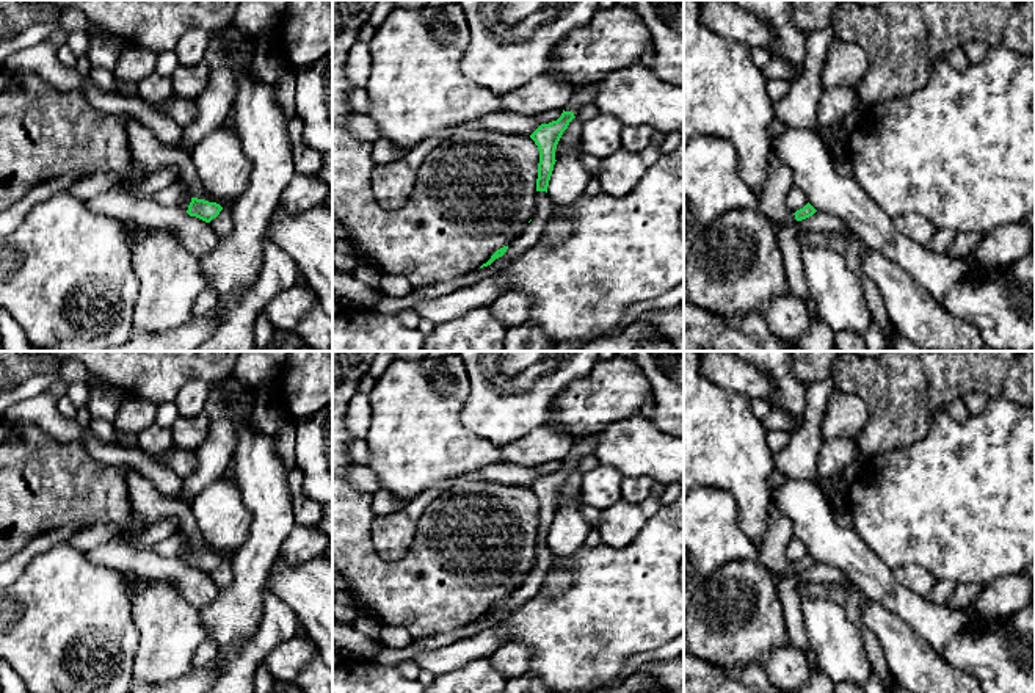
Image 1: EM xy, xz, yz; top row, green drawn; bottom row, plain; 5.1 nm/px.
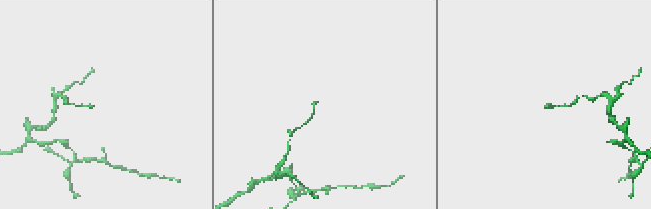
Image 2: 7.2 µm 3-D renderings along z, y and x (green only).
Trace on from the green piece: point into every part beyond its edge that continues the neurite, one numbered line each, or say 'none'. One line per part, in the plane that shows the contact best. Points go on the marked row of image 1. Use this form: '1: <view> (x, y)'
1: xz (582, 96)

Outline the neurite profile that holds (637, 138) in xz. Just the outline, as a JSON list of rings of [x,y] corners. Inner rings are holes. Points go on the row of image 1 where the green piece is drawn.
[[[637,125],[621,132],[621,149],[641,154],[649,144],[656,130],[649,125]]]

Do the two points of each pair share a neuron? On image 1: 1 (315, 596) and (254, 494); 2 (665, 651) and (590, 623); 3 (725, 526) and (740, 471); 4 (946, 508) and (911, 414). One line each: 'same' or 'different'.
1: different
2: different
3: different
4: different

